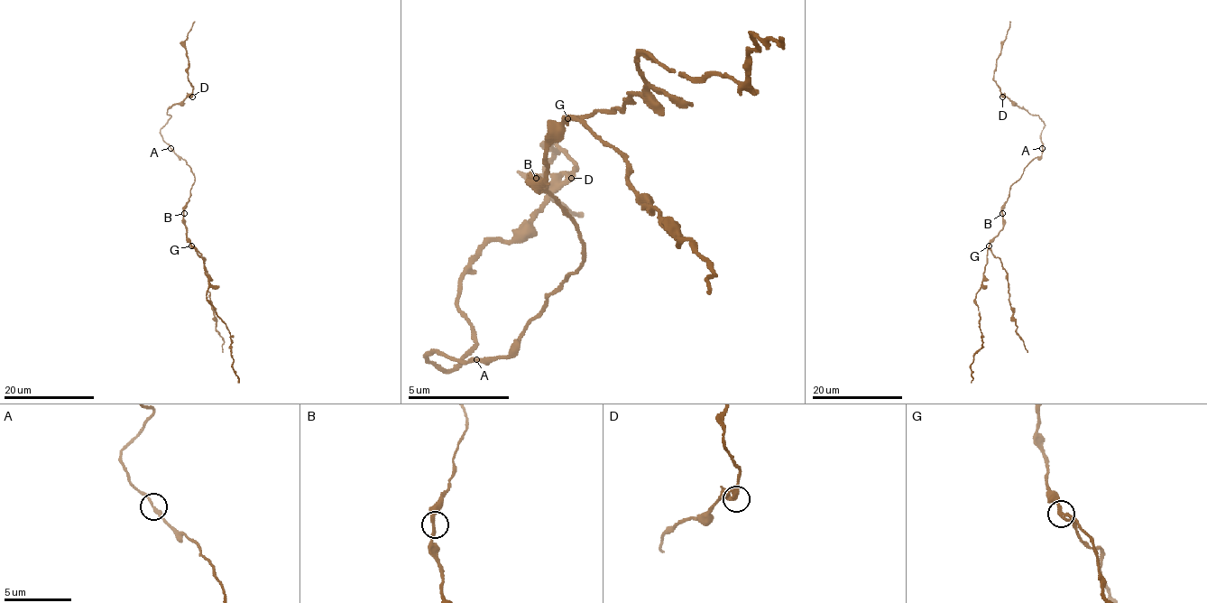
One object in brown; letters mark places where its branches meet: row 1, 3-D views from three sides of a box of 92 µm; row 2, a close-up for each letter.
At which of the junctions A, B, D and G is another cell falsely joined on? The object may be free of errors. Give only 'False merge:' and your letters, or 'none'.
False merge: G

